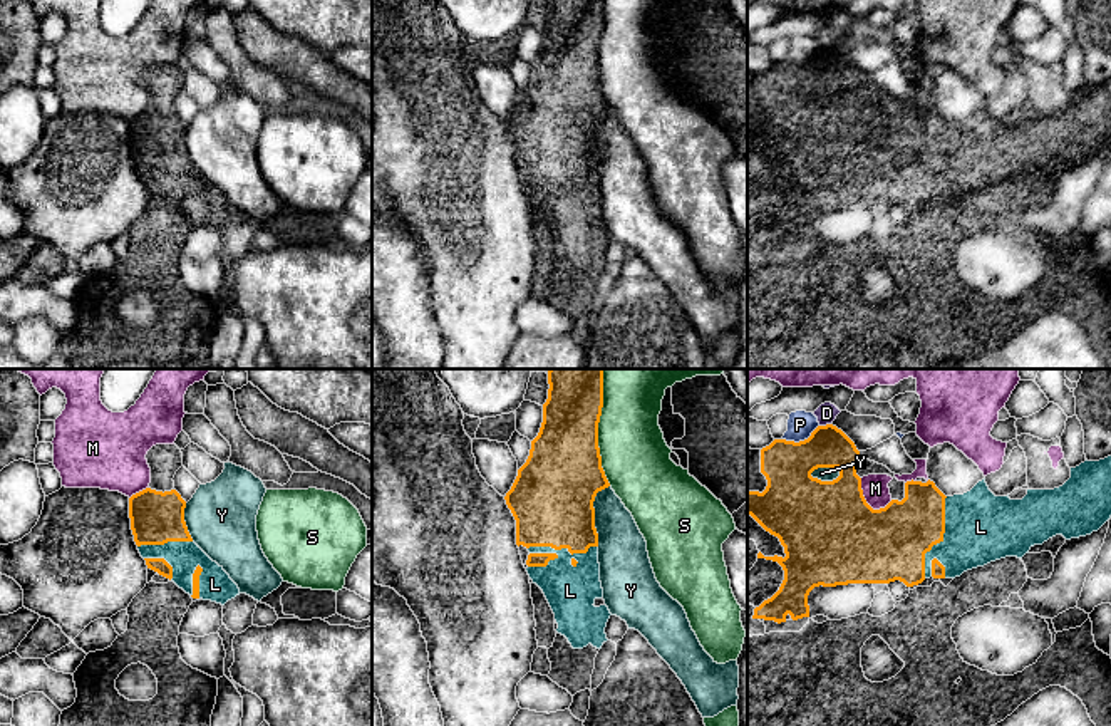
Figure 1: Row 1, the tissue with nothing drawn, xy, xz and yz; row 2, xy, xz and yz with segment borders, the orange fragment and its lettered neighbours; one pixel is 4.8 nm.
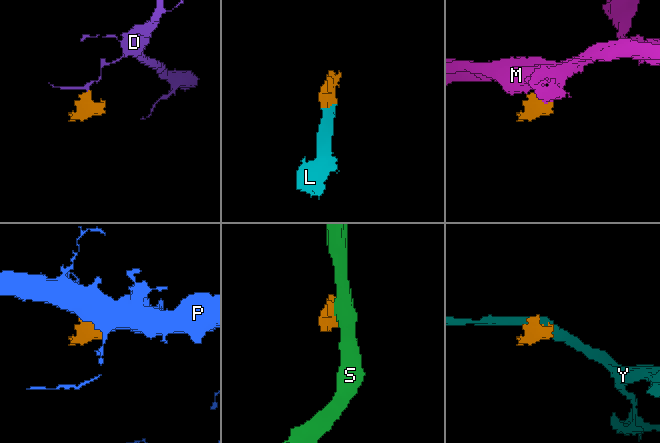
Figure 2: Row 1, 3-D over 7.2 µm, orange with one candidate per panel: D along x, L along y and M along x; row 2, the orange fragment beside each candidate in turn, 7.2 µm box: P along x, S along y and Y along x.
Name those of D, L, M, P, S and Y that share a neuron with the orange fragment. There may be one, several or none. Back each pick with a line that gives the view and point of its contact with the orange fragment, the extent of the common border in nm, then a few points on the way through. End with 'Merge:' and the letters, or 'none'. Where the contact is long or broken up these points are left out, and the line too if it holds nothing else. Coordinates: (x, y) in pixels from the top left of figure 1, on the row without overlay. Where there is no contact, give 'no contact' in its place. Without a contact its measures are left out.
L: meets orange in xz at (560, 173); contact 360 nm long
Merge: L

